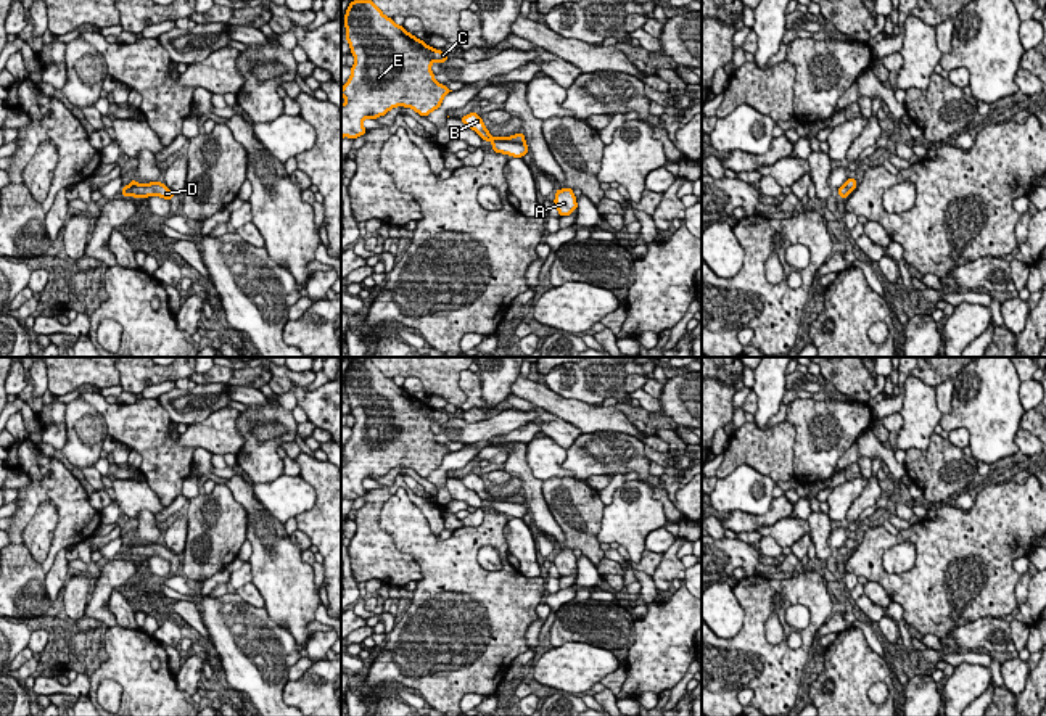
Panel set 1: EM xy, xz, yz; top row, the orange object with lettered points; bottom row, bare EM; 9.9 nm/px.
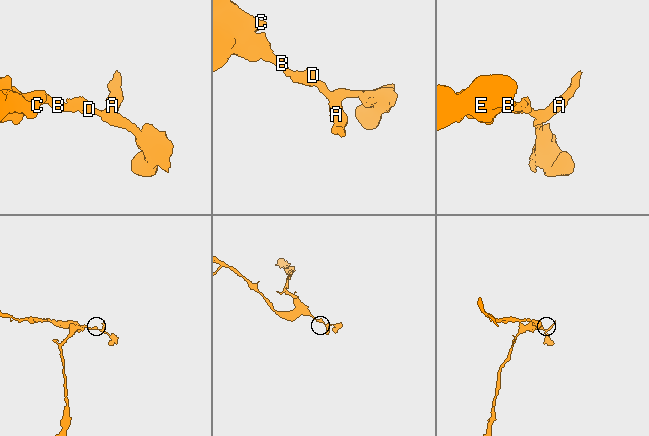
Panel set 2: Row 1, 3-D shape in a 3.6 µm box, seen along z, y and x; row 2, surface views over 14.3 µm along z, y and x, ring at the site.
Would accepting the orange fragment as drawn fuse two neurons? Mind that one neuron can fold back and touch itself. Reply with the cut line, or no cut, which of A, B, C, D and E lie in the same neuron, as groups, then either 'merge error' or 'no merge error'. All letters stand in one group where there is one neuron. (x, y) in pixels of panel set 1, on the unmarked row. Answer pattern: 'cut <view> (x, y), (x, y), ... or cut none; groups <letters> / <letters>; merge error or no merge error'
cut xz (493, 499), (525, 504); groups A / B C D E; merge error

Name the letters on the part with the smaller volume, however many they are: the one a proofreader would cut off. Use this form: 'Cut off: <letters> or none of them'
Cut off: A

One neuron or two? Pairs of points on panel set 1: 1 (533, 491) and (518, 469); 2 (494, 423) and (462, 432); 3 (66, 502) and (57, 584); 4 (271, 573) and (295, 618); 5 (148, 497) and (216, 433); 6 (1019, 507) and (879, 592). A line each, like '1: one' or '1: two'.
1: one
2: one
3: two
4: one
5: two
6: two

